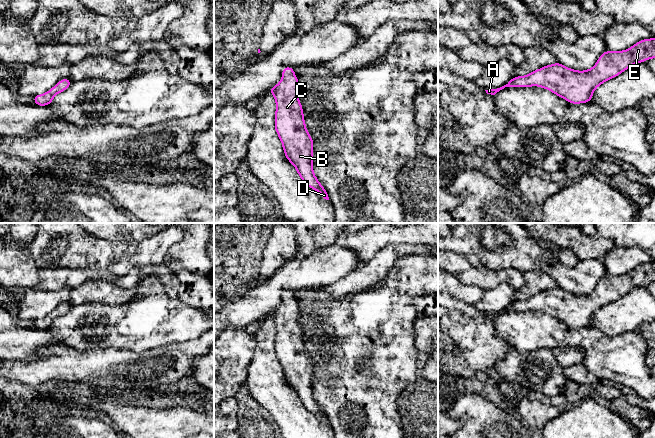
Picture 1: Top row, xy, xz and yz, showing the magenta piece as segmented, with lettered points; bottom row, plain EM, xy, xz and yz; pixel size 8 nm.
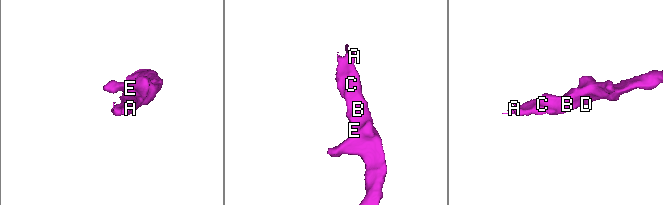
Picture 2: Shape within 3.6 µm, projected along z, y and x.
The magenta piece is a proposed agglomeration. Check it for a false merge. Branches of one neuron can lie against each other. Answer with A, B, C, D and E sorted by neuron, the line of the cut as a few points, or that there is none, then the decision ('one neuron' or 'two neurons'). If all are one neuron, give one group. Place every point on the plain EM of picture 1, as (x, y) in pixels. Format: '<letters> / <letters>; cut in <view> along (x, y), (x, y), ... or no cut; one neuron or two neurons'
A B C D E; no cut; one neuron

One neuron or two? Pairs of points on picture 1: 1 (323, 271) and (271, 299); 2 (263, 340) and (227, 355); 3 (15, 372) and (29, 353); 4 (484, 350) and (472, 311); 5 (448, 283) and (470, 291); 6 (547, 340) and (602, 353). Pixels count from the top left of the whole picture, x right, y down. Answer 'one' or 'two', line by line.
1: one
2: two
3: two
4: two
5: one
6: one

